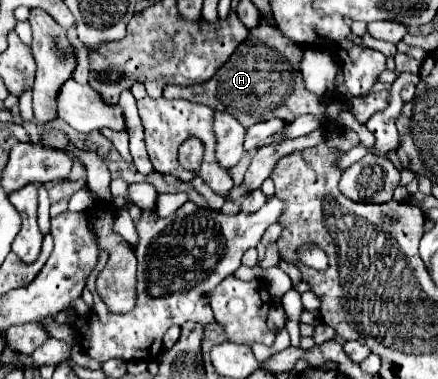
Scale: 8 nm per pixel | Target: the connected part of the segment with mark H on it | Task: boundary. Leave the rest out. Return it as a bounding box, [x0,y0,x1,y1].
[163,21,347,129]

